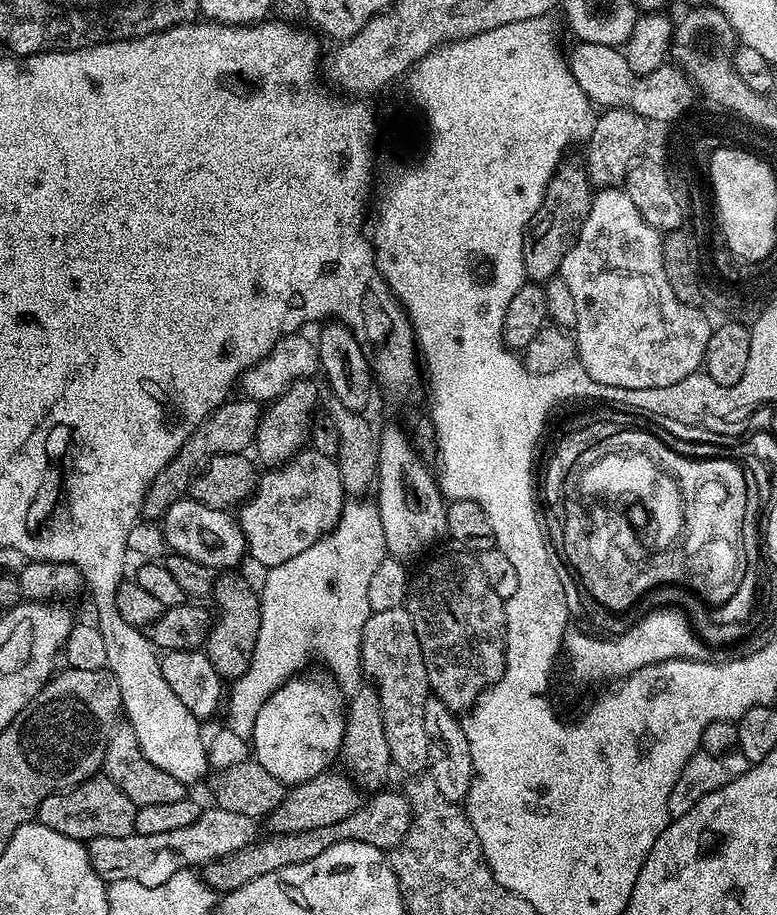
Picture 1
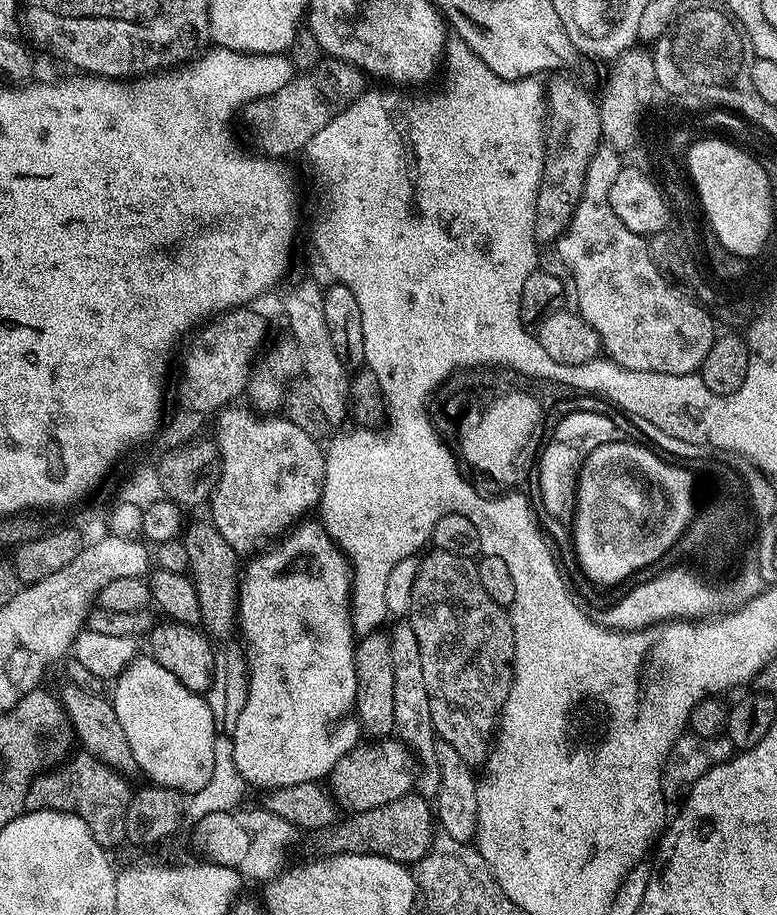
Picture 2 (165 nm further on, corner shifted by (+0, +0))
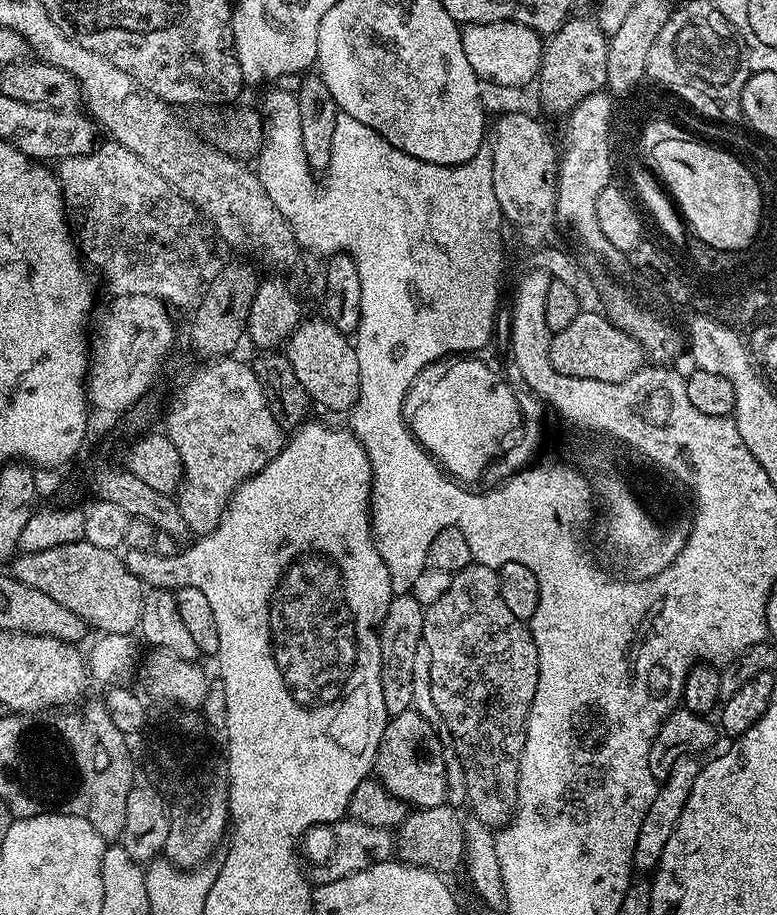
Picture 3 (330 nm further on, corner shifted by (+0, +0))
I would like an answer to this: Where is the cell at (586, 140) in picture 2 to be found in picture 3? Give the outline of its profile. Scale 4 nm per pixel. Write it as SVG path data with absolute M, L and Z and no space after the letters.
M569 18L555 33L547 37L540 57L540 104L548 112L567 114L582 98L601 91L606 85L608 41L595 19Z

